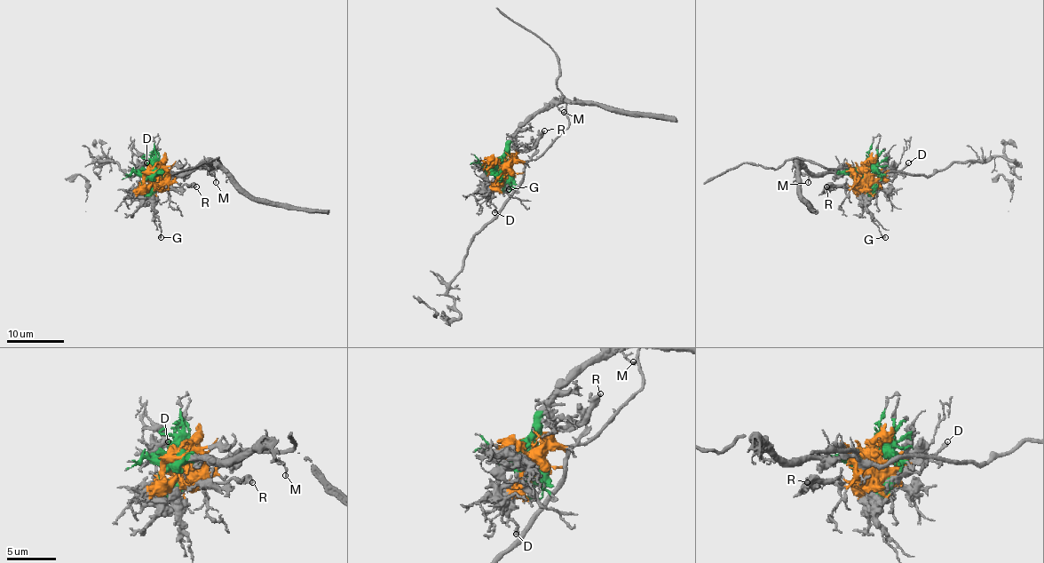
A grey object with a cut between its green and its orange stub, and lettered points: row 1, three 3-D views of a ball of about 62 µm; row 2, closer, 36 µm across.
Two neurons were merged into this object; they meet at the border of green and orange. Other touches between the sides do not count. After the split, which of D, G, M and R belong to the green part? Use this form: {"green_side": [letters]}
{"green_side": ["G", "M"]}

